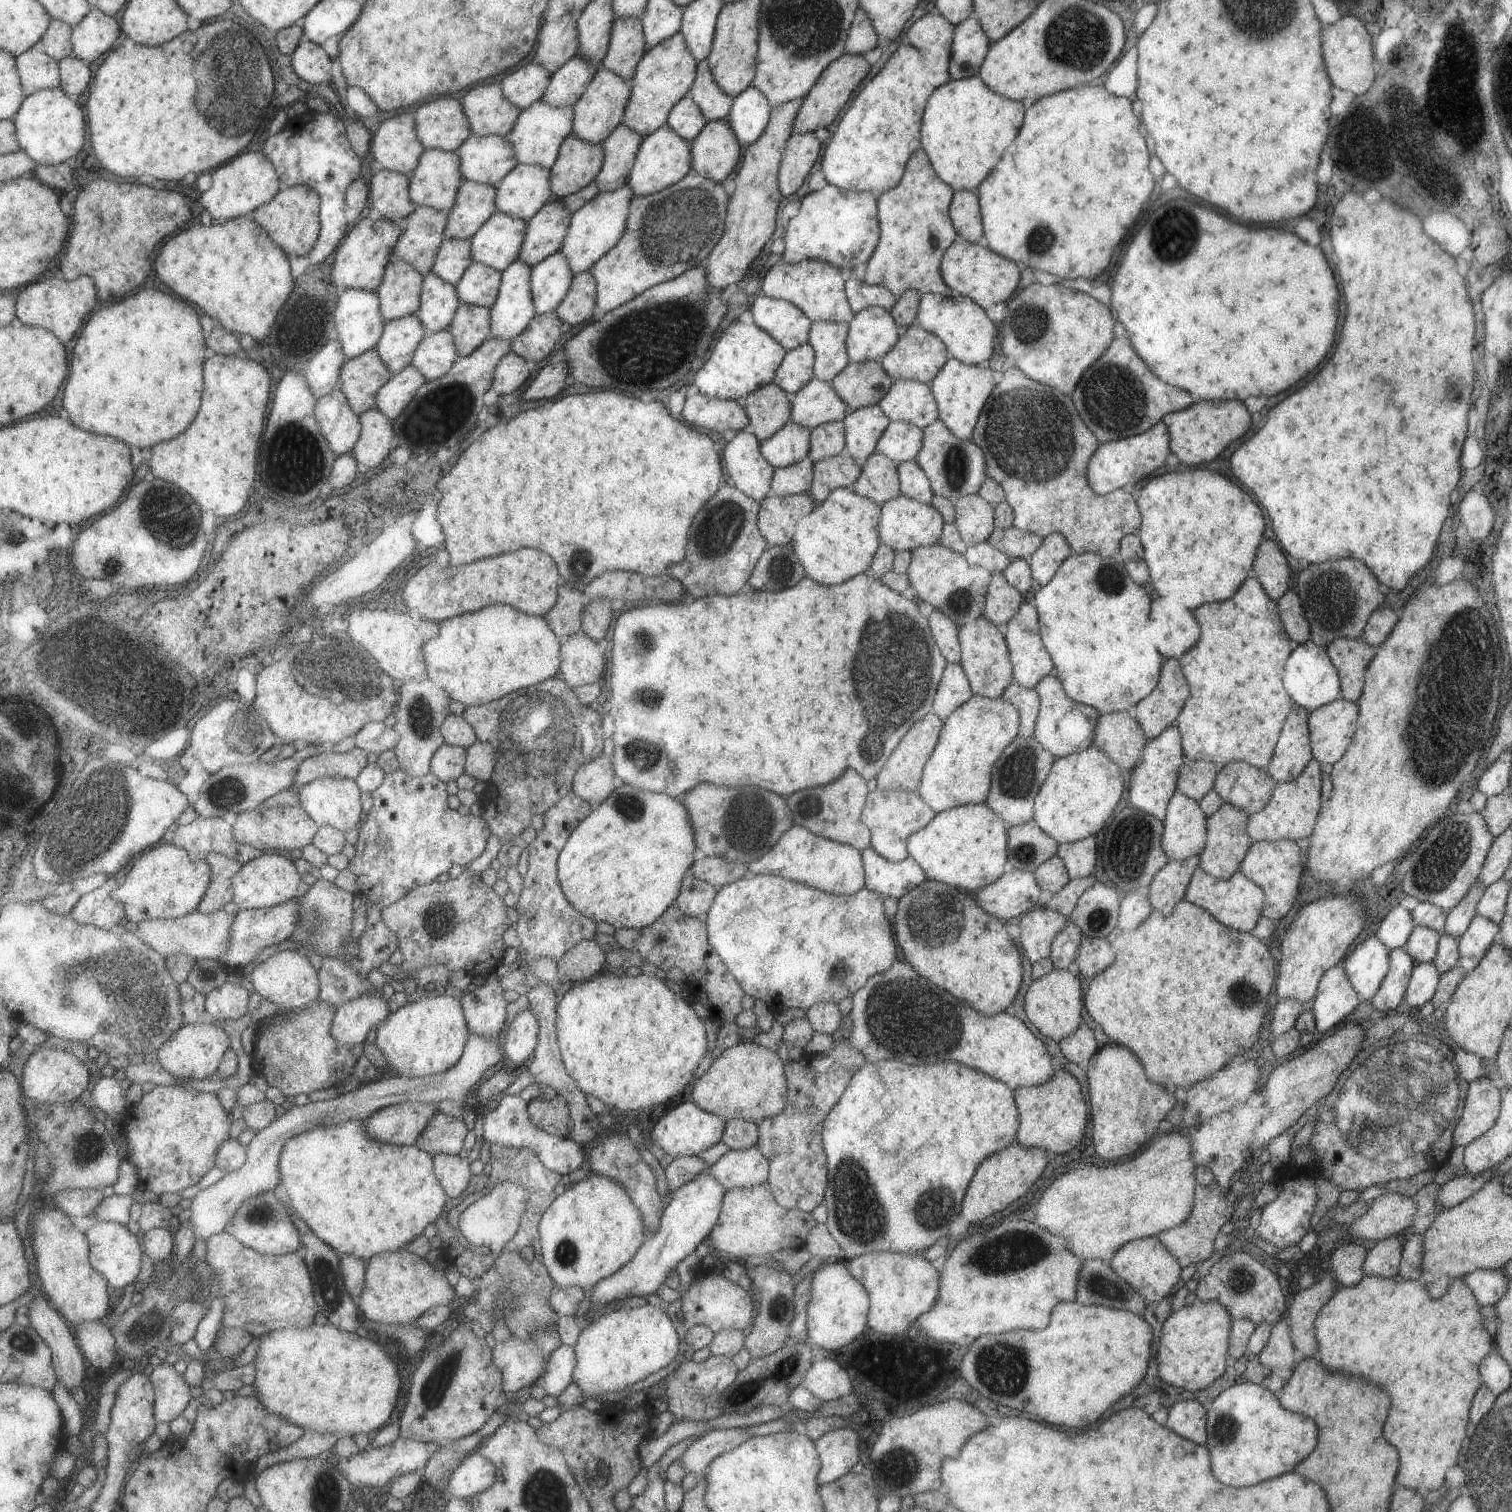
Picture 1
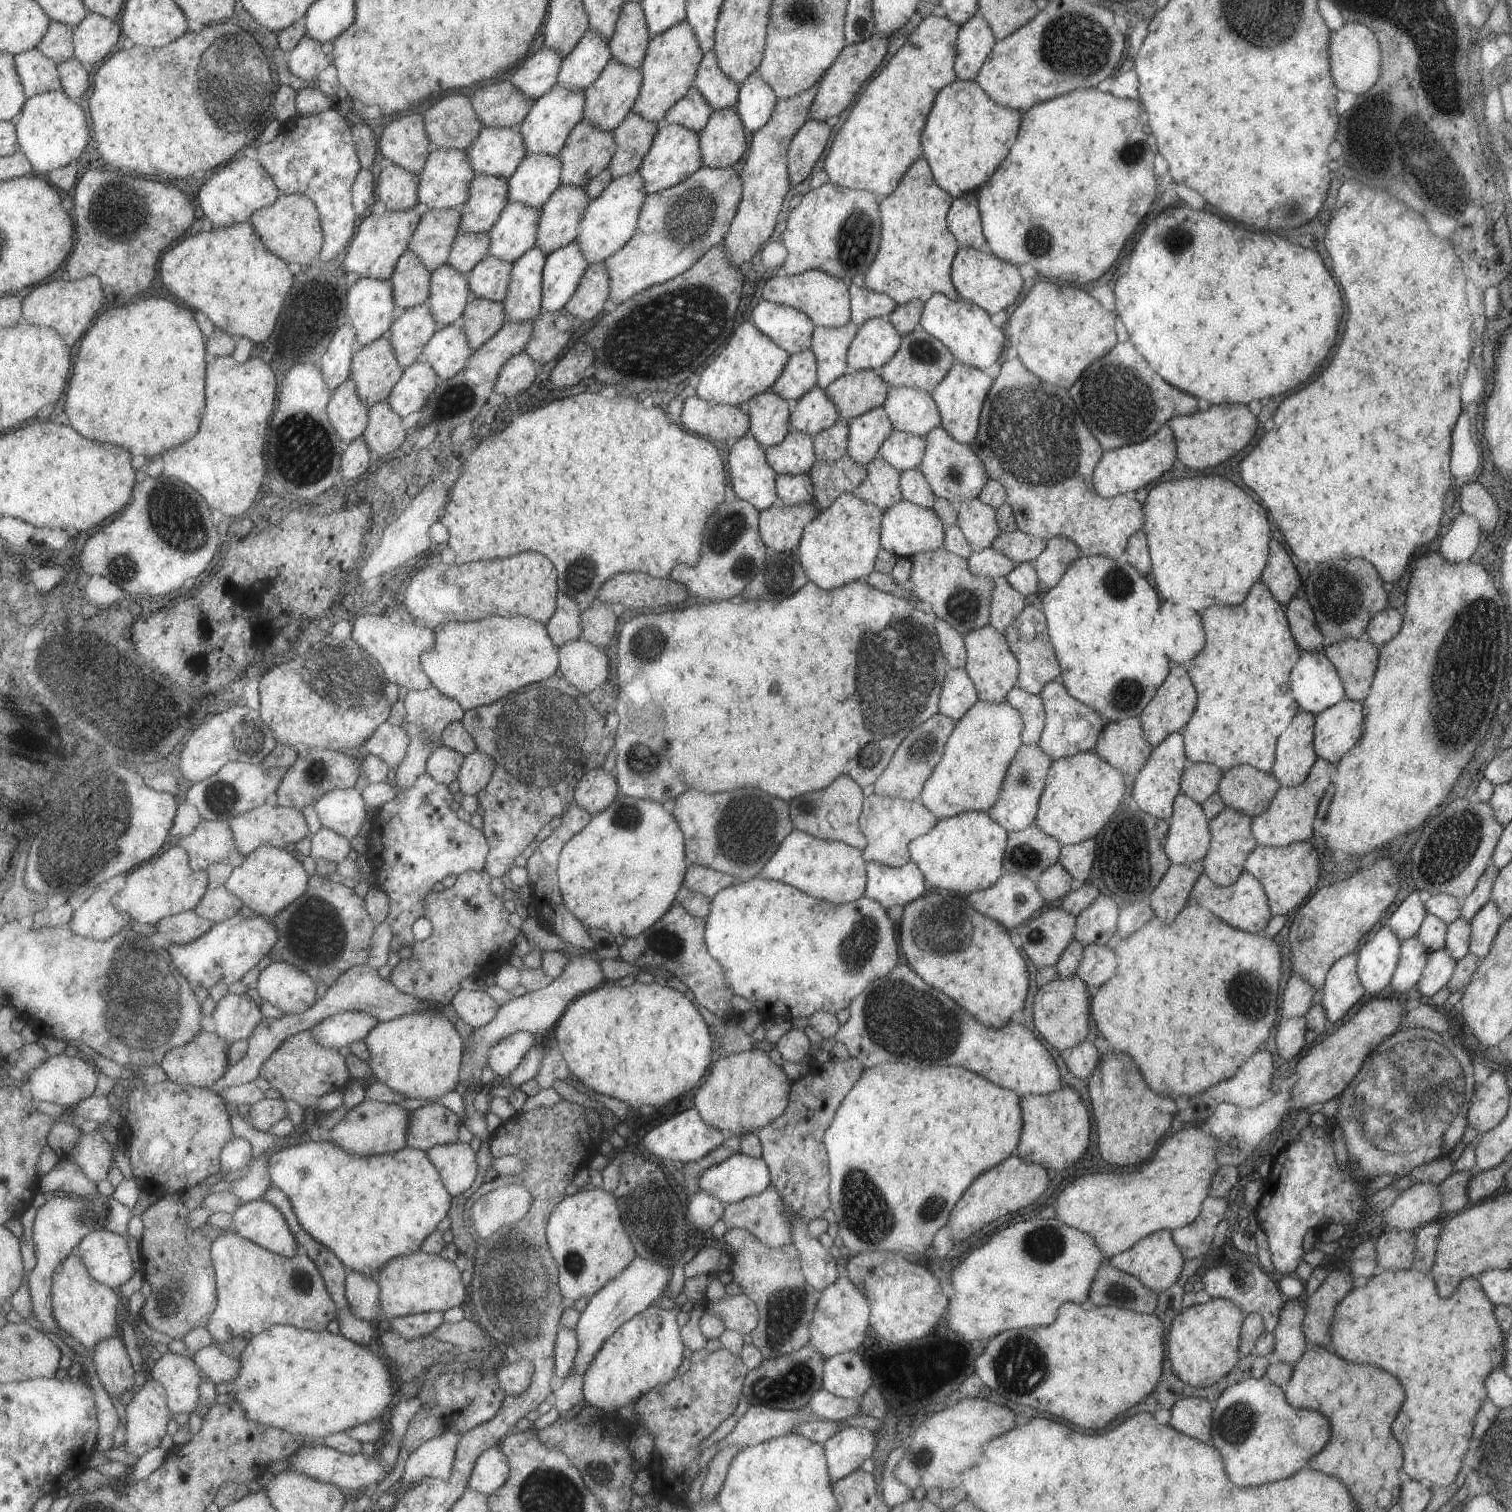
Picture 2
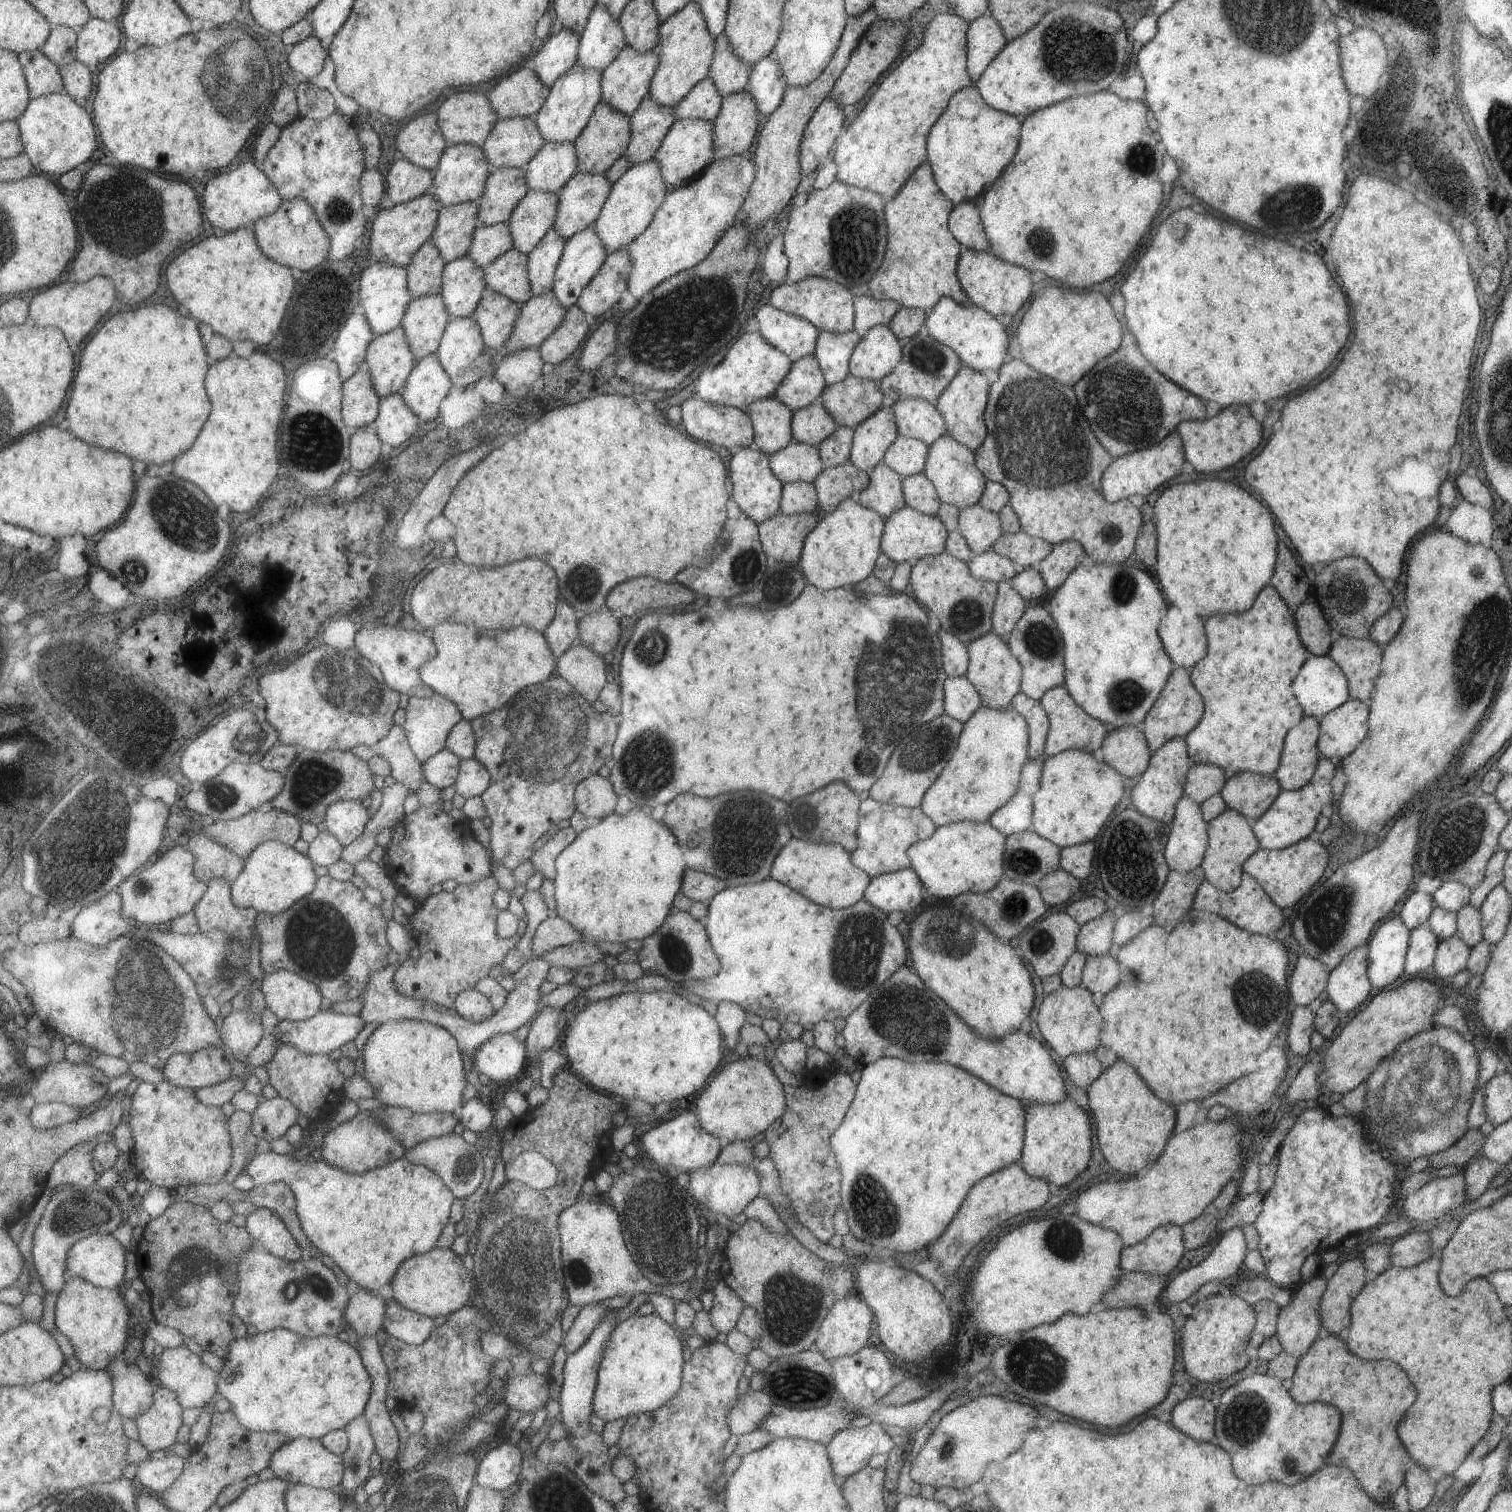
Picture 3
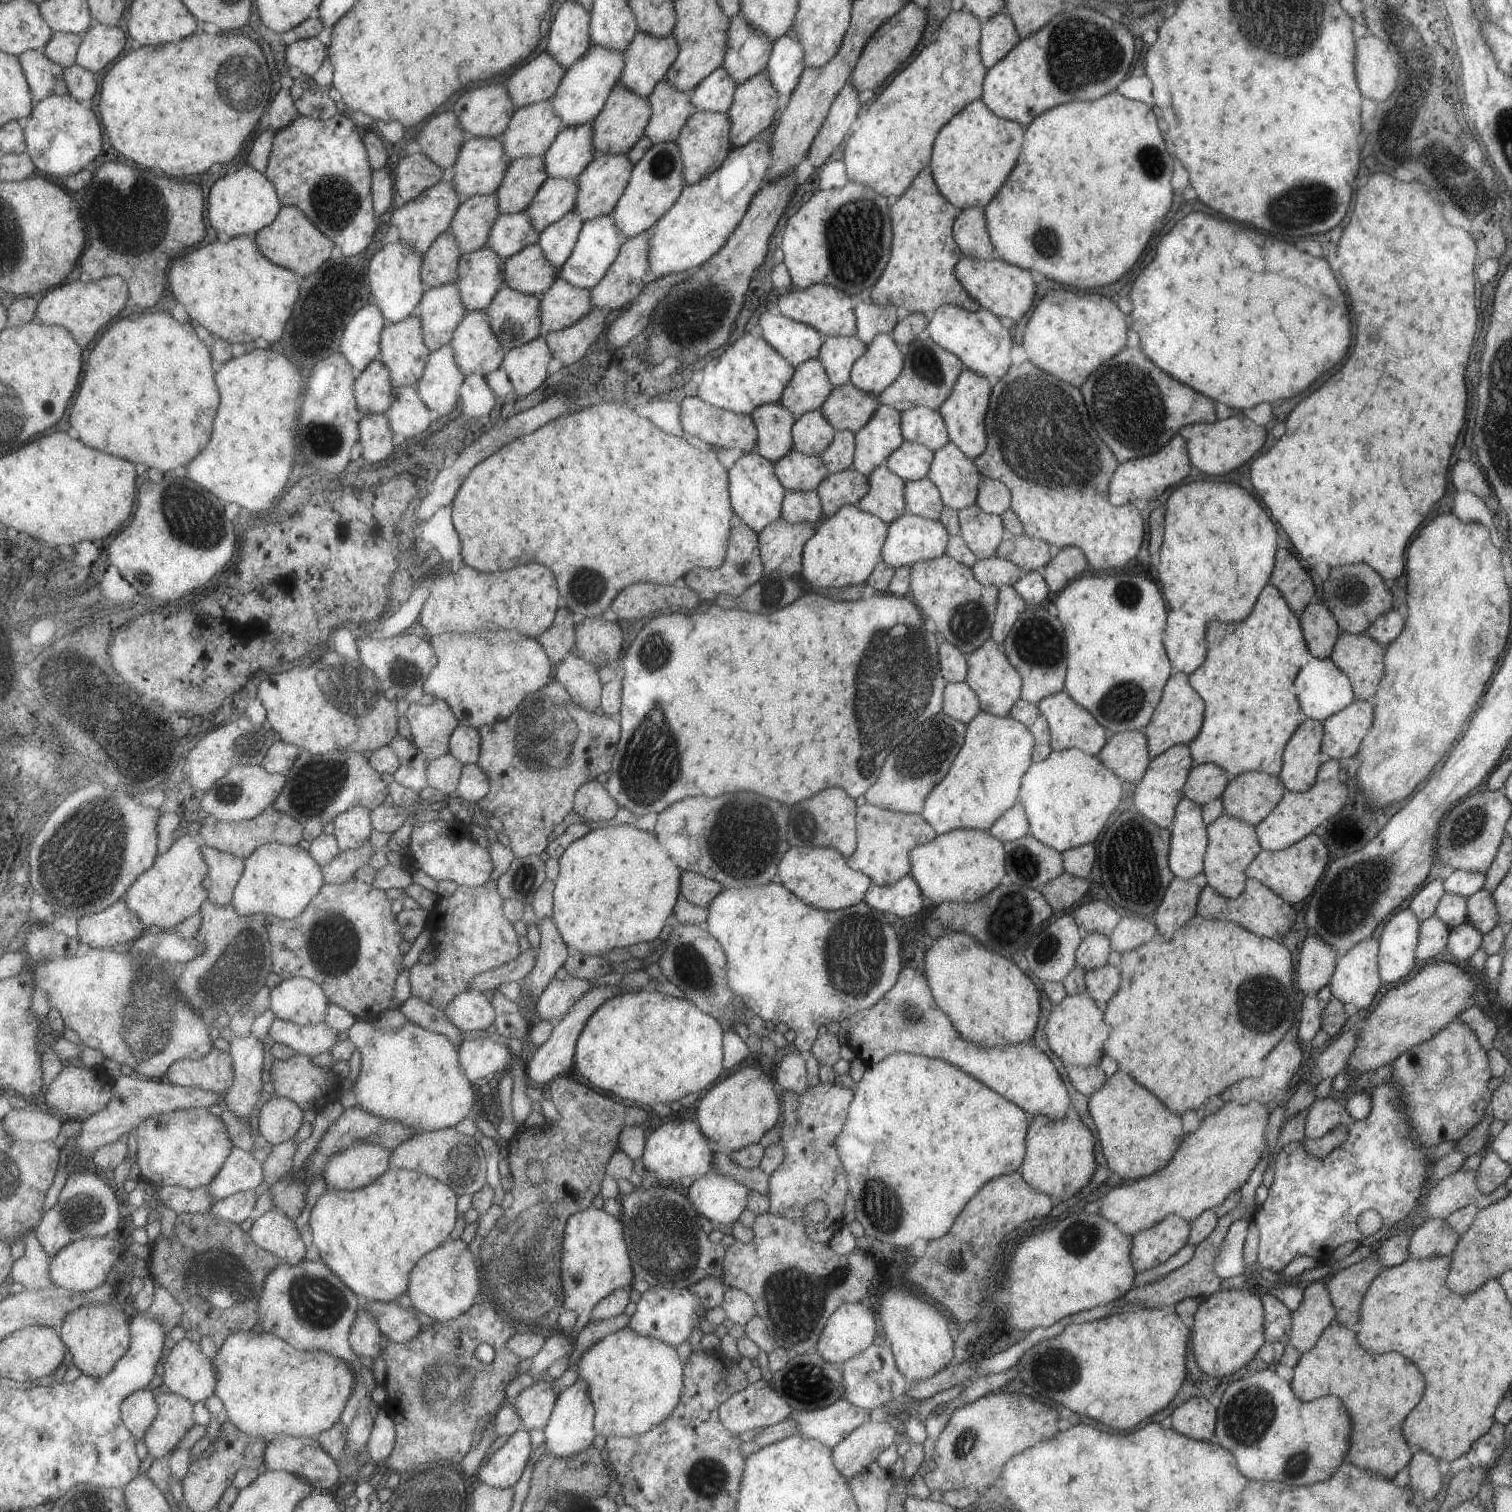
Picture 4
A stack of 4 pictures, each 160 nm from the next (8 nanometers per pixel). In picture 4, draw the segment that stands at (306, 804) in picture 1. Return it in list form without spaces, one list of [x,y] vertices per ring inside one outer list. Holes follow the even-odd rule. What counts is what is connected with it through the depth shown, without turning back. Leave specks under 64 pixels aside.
[[[357,806],[345,812],[334,820],[334,834],[339,842],[340,850],[356,850],[365,846],[373,834],[372,811],[363,806]]]

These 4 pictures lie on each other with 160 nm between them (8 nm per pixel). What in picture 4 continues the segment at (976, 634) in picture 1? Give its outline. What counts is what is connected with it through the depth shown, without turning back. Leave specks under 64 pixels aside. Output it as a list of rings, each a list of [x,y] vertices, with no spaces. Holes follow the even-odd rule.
[[[988,639],[966,656],[967,671],[965,685],[977,696],[979,709],[994,716],[1010,716],[1012,705],[1020,699],[1022,681],[1017,670],[1009,664],[1001,646]]]

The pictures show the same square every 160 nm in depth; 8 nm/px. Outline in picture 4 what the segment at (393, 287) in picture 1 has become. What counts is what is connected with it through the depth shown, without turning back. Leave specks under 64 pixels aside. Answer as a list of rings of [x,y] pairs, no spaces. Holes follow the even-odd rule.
[[[453,232],[441,234],[424,255],[421,278],[424,279],[425,286],[432,289],[457,284],[462,254]]]

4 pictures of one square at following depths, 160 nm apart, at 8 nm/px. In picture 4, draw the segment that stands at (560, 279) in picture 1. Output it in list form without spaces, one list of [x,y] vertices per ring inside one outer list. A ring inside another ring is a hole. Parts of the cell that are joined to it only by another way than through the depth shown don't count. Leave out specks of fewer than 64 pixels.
[[[609,215],[599,216],[583,222],[577,241],[573,246],[573,251],[561,266],[558,277],[565,280],[573,288],[583,290],[592,288],[609,269],[609,264],[617,257],[619,246],[624,242],[625,238],[613,226],[613,220],[609,218]]]

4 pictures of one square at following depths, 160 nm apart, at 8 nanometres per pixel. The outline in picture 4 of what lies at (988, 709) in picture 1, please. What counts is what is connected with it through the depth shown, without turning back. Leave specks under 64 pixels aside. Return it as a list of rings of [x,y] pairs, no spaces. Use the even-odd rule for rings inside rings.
[[[977,712],[967,724],[963,746],[949,774],[927,794],[921,816],[936,835],[954,829],[989,831],[989,826],[1017,801],[1021,778],[1029,769],[1034,739],[1029,730],[1010,716]]]

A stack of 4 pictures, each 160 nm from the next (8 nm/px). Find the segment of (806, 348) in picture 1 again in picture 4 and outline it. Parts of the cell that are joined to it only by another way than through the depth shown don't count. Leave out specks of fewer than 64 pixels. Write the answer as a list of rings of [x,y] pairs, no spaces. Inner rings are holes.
[[[811,358],[793,367],[793,375],[783,388],[780,404],[797,418],[805,412],[818,410],[832,388],[821,362]]]

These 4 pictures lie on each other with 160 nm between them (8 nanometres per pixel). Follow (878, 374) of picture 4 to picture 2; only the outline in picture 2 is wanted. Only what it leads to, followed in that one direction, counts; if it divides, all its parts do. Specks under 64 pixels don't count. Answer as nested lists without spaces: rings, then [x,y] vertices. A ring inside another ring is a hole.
[[[887,318],[867,319],[849,343],[846,363],[851,370],[877,371],[897,352],[901,339]]]

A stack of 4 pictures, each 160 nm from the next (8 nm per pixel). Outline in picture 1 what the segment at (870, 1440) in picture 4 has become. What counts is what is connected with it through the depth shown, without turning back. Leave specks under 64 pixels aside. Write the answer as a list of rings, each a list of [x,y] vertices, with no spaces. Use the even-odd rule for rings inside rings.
[[[848,1427],[830,1430],[815,1439],[814,1447],[820,1460],[820,1467],[816,1476],[818,1484],[833,1482],[840,1476],[849,1473],[851,1467],[859,1460],[859,1448],[857,1446],[859,1446],[859,1436]]]

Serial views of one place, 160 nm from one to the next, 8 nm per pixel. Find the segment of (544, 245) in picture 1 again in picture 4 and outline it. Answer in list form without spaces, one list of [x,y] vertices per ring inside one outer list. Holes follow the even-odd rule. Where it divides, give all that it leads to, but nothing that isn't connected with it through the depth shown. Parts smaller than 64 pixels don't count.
[[[600,154],[595,156],[592,162],[574,179],[577,186],[577,194],[575,194],[575,203],[573,210],[577,212],[577,216],[585,221],[597,218],[603,215],[609,215],[617,200],[621,197],[627,180],[631,173],[631,162],[627,160],[625,154]]]

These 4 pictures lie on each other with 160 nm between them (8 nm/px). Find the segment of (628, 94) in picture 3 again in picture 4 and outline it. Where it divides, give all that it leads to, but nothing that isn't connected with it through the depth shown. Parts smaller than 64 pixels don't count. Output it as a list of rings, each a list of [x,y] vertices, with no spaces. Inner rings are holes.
[[[636,32],[624,51],[619,82],[635,95],[647,97],[664,79],[677,54],[678,45],[672,34],[653,38],[651,34]]]

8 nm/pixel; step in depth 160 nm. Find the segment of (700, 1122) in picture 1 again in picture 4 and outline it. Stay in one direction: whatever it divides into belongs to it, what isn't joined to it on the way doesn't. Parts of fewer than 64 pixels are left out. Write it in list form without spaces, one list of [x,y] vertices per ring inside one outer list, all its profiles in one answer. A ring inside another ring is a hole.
[[[674,1120],[661,1124],[659,1128],[655,1128],[655,1130],[645,1138],[643,1153],[640,1158],[647,1173],[652,1175],[656,1182],[673,1185],[680,1178],[690,1177],[695,1180],[704,1176],[709,1170],[714,1170],[713,1152],[715,1151],[714,1147],[712,1147],[712,1142],[701,1133],[696,1120]]]

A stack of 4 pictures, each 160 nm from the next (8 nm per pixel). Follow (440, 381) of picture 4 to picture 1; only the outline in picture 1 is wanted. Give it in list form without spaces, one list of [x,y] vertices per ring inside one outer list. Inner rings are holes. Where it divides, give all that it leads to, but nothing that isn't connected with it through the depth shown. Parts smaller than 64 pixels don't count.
[[[408,366],[400,373],[393,374],[391,380],[380,388],[376,406],[385,416],[395,420],[404,413],[427,382],[425,375],[416,366]]]

